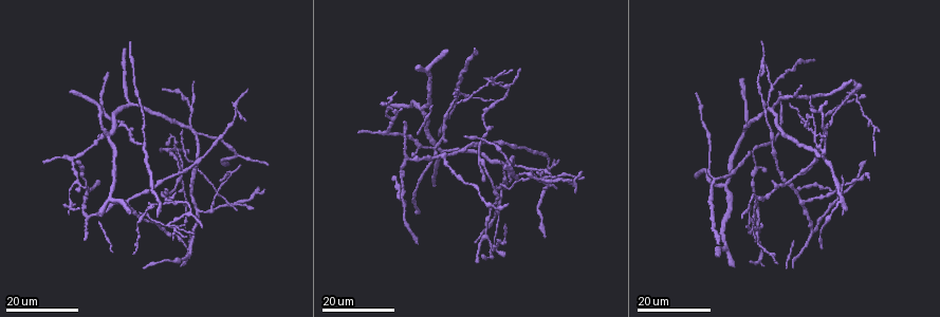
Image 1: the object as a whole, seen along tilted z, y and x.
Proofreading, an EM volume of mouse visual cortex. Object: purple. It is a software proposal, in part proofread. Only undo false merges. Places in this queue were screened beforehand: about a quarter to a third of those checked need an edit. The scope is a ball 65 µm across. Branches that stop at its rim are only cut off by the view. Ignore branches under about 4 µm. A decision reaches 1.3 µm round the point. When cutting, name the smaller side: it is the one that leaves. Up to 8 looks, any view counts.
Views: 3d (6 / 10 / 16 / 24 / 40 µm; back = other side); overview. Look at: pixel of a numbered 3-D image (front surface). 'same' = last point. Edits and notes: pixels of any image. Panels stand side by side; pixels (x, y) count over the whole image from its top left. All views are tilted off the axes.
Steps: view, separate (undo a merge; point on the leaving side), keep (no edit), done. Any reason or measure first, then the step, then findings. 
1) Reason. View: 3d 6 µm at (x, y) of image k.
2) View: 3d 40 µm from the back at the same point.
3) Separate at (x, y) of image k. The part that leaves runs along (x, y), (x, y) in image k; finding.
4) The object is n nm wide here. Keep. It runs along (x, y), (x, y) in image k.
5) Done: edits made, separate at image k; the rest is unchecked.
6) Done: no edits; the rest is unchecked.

Four or more arms meet. View: 3d 24 µm at (848, 93) of image 1.

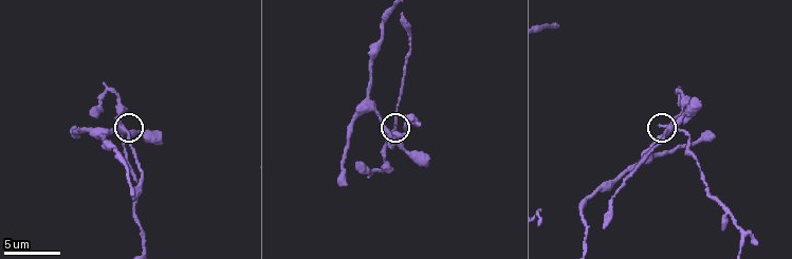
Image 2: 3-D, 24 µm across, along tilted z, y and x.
View: 3d 10 µm at (124, 132) of image 2.

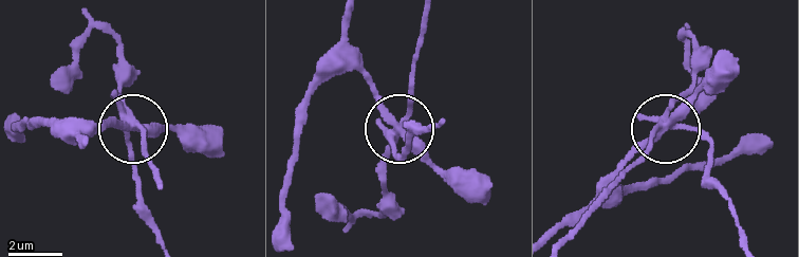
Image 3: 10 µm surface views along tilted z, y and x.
Keep. It runs along (551, 236), (660, 130), (624, 168) in image 3; all the same neuron.

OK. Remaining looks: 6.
Thin arm on a thick one. View: 3d 24 µm at (755, 199) of image 1.

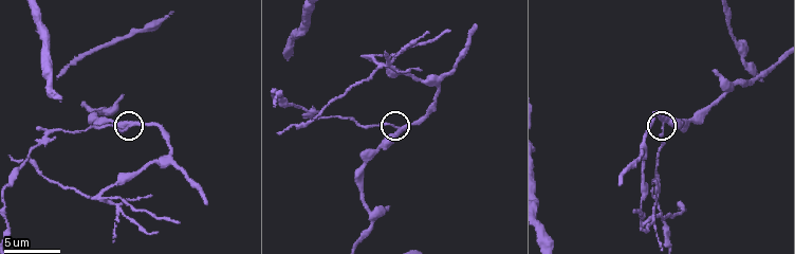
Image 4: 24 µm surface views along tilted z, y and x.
View: 3d 6 µm at (399, 127) of image 4.

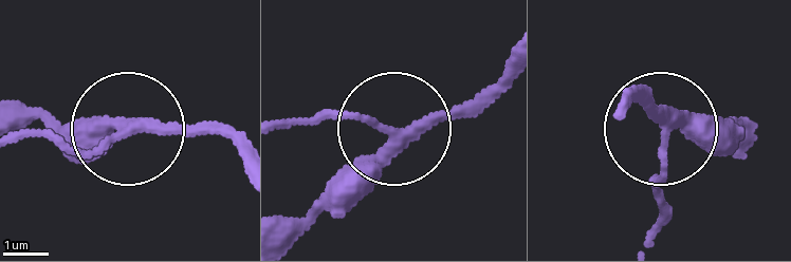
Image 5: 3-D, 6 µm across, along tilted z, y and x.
Separate at (56, 145) of image 5. The part that leaves runs along (117, 135), (75, 153), (19, 133) in image 5; two neurons meet here.

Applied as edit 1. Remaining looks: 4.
View: overview.

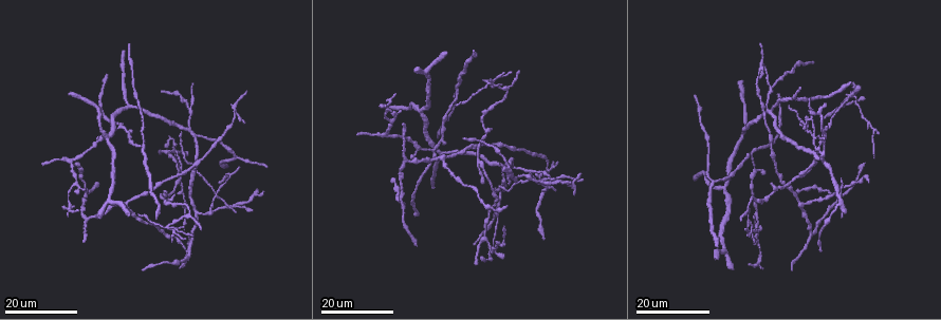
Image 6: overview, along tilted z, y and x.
View: 3d 16 µm at (789, 184) of image 6.

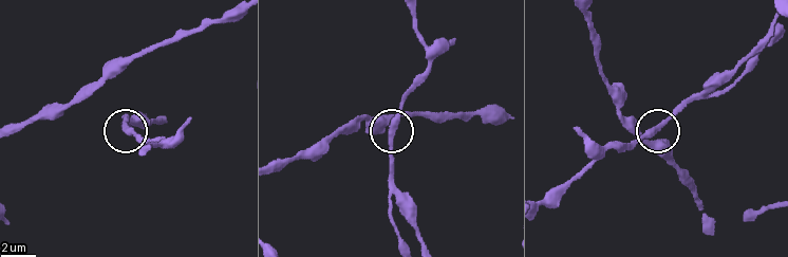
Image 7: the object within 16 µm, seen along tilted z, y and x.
View: 3d 6 µm at (660, 128) of image 7.

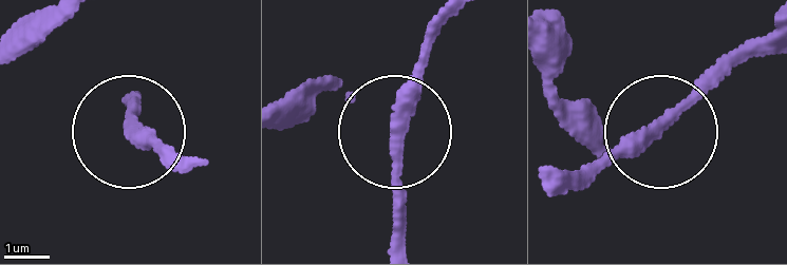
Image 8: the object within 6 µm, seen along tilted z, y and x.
Keep. One neuron here.

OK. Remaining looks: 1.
Done: edits made, separate at image 5; the rest is unchecked.

